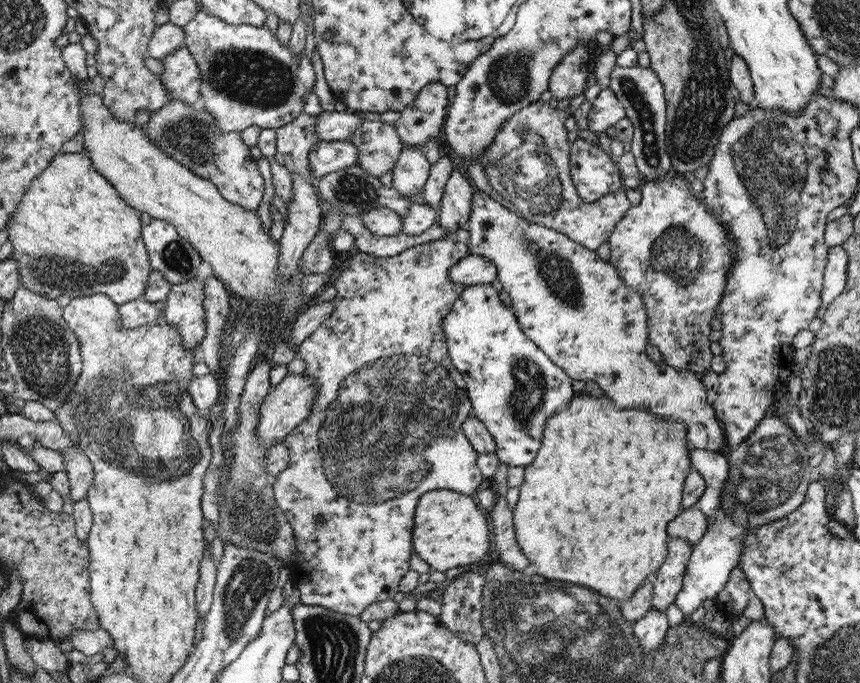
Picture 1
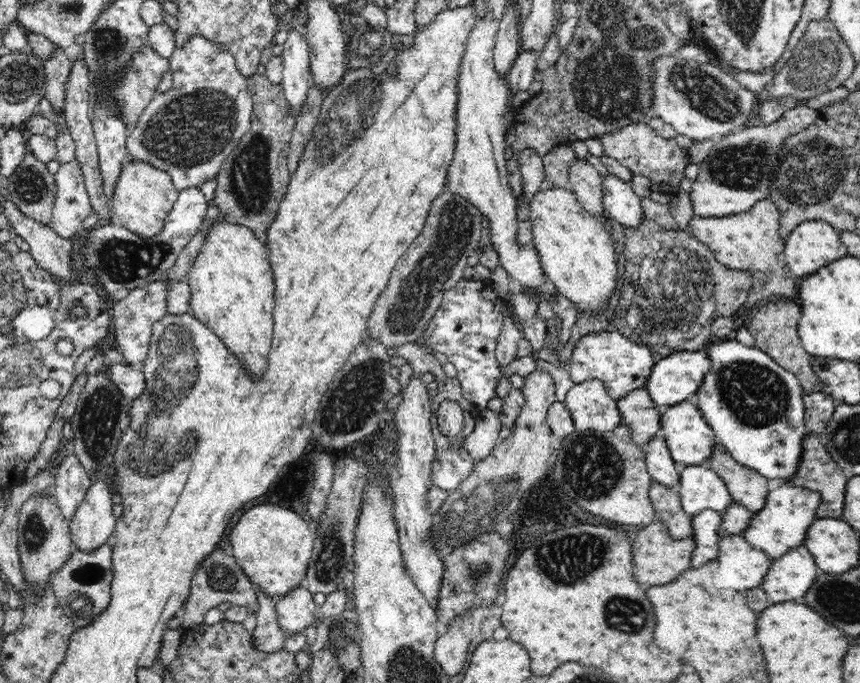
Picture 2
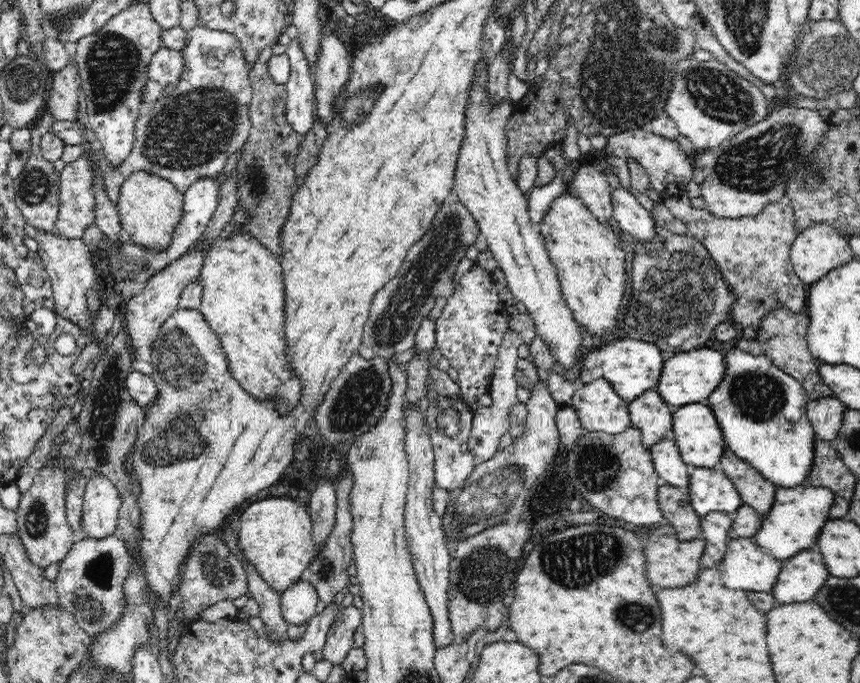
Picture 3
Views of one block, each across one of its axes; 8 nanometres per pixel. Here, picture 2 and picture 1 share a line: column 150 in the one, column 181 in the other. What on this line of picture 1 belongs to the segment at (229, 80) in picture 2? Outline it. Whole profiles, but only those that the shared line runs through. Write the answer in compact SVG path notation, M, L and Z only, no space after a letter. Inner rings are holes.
M167 102L161 109L151 111L149 120L142 127L159 148L168 156L174 157L180 164L187 165L192 172L198 173L206 180L212 181L222 195L231 201L251 211L256 211L262 196L264 196L264 178L258 172L256 160L250 154L248 144L243 140L241 131L223 133L218 127L215 117L206 109L195 110L192 105L184 102Z

